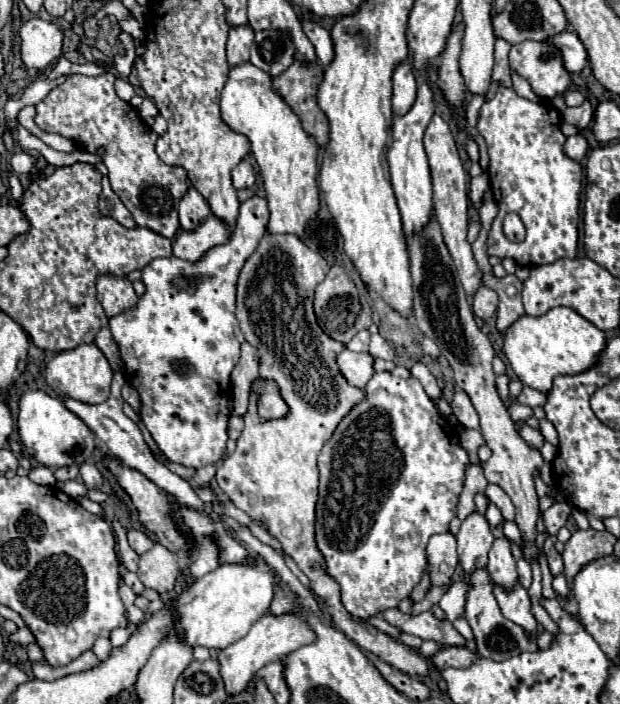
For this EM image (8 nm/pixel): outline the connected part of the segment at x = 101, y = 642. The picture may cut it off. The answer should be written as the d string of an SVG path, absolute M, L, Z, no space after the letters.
M99 638L96 640L92 651L95 653L95 655L97 656L97 658L102 661L105 660L110 651L112 649L112 645L110 643L110 640L107 638Z

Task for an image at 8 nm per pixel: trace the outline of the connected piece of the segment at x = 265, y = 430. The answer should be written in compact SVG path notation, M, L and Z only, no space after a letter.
M269 230L261 238L257 250L247 258L239 282L237 282L237 320L241 326L241 332L245 334L245 340L255 346L257 350L257 360L259 360L259 380L273 380L279 388L281 398L289 406L287 416L275 418L275 420L265 420L259 422L257 416L257 398L259 394L253 390L249 398L249 408L247 414L243 416L245 428L241 436L237 438L237 448L235 452L217 468L217 484L219 488L231 498L231 502L247 512L251 518L257 516L257 520L265 520L269 524L269 532L283 544L283 550L295 558L297 566L303 570L303 574L309 578L313 592L327 600L327 610L335 622L335 626L345 632L347 638L357 642L357 646L371 650L377 654L383 662L391 664L393 668L407 672L407 674L421 674L423 676L423 658L419 656L417 650L399 644L391 636L379 632L377 628L361 622L355 624L345 612L339 592L337 592L337 582L329 580L325 576L325 560L321 560L321 552L317 552L315 546L315 502L317 502L317 486L319 486L319 470L317 470L317 456L323 448L323 444L329 440L333 434L333 428L341 422L341 418L365 396L361 388L351 386L347 380L343 380L343 374L337 368L337 356L339 350L345 350L343 342L337 342L329 338L317 324L315 314L313 314L313 290L315 286L327 276L329 264L325 258L313 250L309 250L297 236L293 234L271 234Z

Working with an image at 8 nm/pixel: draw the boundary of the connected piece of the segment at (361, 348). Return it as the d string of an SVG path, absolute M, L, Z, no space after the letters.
M367 330L357 332L357 336L347 344L347 348L353 350L353 352L367 352L367 348L369 348L369 332Z

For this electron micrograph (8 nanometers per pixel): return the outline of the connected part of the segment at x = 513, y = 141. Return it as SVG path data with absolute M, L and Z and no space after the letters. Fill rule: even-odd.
M499 86L493 100L483 104L481 118L477 122L477 130L487 142L487 150L489 150L489 158L491 158L487 174L491 180L493 196L499 204L499 214L493 222L491 232L489 232L489 240L487 240L489 250L487 252L491 256L499 256L499 258L513 258L521 266L539 266L553 263L559 258L573 258L577 254L577 238L579 238L577 222L579 222L583 170L581 170L579 162L571 160L563 152L563 144L567 138L561 132L559 110L549 100L531 102L527 98L517 96L517 92L513 88ZM507 212L515 212L523 220L523 224L527 228L527 236L523 242L511 242L503 234L503 218Z

